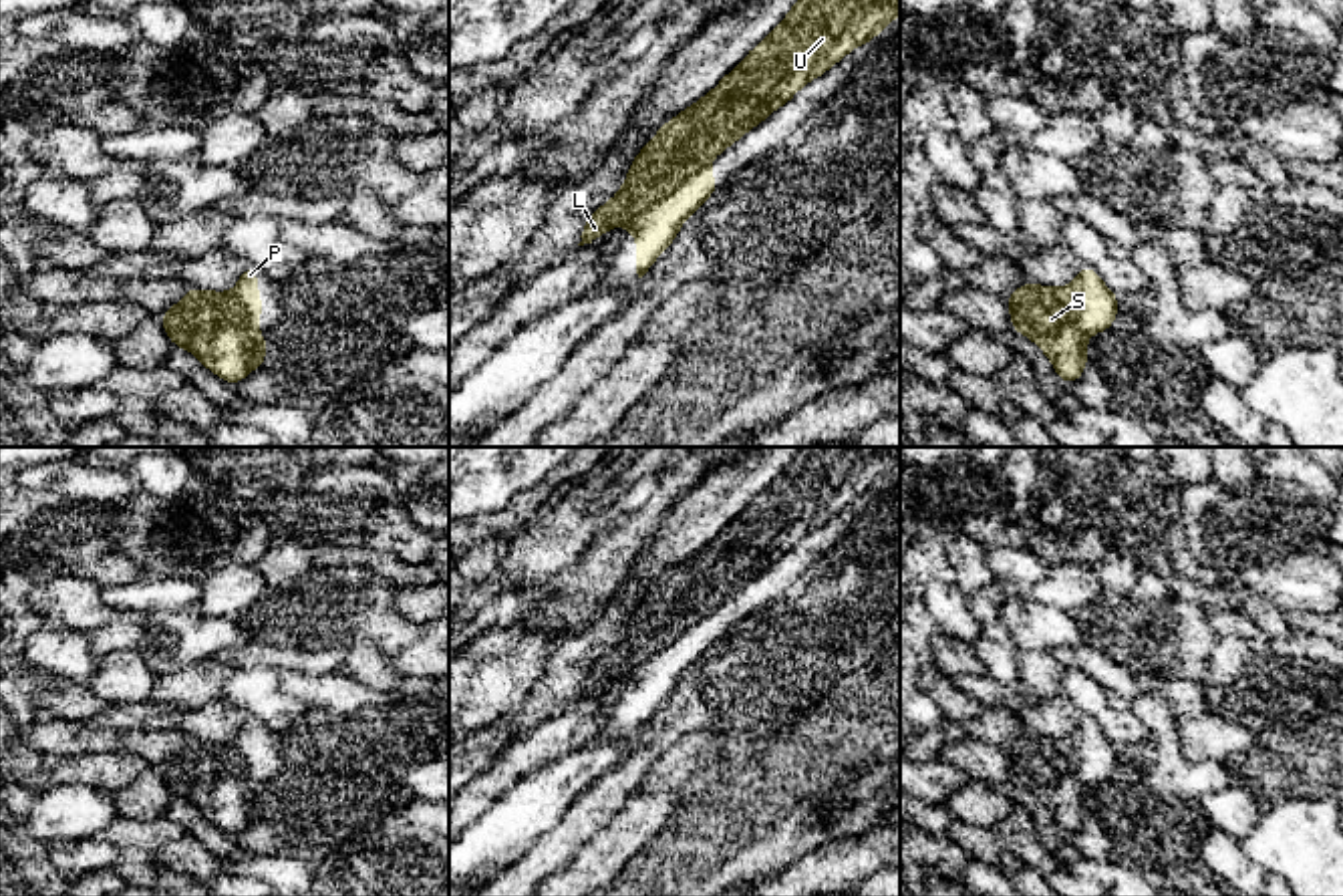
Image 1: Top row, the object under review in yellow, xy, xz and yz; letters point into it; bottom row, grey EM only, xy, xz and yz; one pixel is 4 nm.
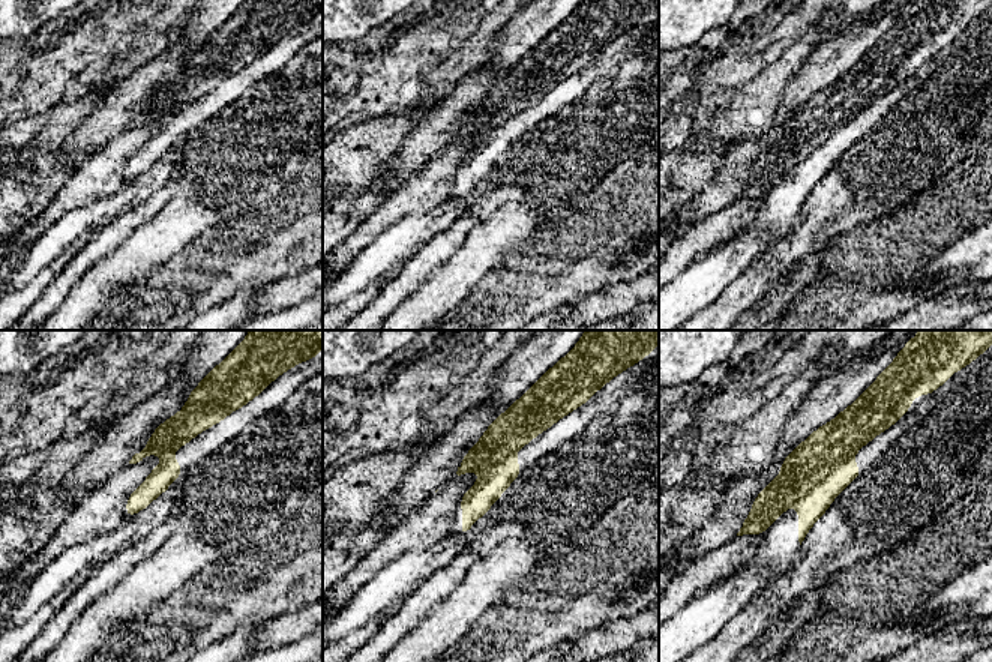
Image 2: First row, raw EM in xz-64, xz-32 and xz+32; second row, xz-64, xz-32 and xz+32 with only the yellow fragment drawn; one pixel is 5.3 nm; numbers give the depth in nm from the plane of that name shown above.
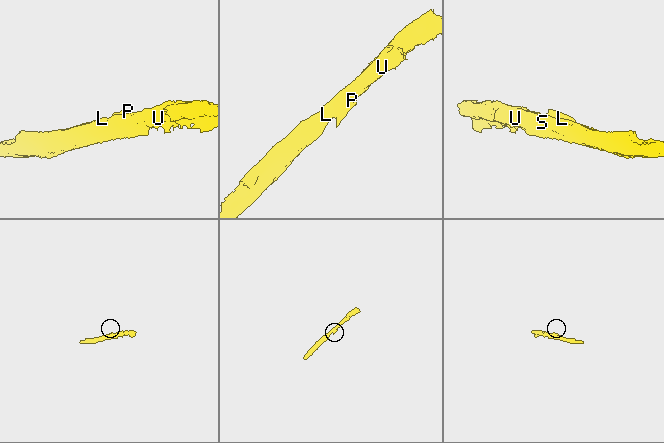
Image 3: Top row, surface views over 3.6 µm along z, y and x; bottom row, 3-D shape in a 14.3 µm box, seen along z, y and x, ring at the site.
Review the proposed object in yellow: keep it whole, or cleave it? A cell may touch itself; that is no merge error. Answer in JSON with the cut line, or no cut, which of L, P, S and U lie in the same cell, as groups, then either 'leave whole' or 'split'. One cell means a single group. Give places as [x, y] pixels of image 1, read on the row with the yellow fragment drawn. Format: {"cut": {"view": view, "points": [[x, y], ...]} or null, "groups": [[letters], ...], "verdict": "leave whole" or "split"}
{"cut": {"view": "xz", "points": [[707, 164], [683, 178], [627, 228]]}, "groups": [["L", "S", "U"], ["P"]], "verdict": "split"}

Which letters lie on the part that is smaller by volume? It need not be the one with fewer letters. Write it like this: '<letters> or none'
P

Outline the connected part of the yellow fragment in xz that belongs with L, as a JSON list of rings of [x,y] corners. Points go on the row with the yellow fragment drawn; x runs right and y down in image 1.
[[[797,0],[757,46],[703,99],[681,111],[632,159],[618,193],[594,209],[584,223],[582,242],[592,244],[614,226],[630,221],[664,199],[673,189],[721,151],[783,107],[809,81],[822,77],[858,44],[872,42],[900,14],[900,0]]]

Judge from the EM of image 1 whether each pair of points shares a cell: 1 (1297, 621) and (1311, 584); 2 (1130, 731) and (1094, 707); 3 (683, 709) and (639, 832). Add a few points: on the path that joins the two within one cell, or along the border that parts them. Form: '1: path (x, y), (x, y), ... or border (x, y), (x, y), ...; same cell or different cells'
1: border (1287, 611), (1313, 611), (1321, 615); different cells
2: path (1122, 725), (1116, 725), (1102, 711); same cell
3: border (713, 731), (685, 733), (645, 774); different cells

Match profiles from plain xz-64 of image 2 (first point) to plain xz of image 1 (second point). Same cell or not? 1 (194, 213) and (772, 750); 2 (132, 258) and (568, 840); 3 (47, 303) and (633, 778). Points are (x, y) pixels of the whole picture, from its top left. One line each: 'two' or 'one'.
1: two
2: two
3: one

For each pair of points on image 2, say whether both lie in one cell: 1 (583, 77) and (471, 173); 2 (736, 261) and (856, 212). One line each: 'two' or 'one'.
1: one
2: two

